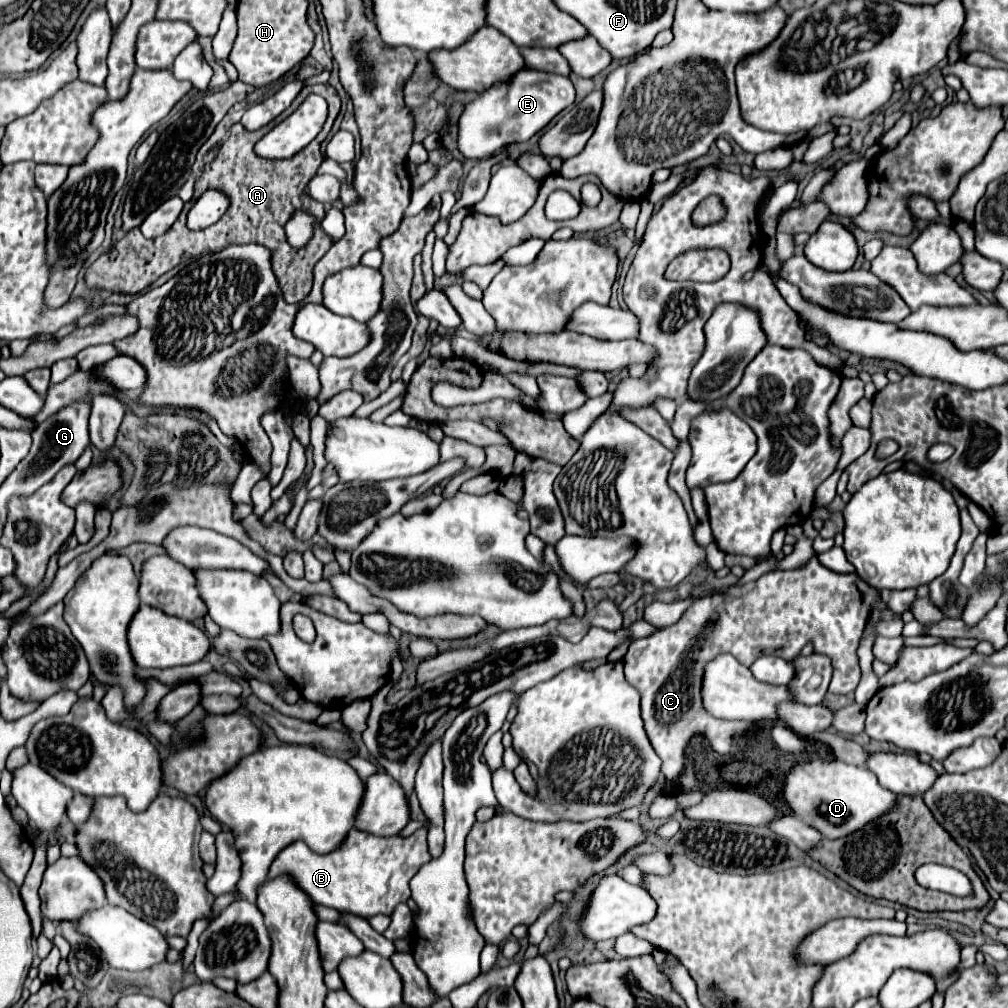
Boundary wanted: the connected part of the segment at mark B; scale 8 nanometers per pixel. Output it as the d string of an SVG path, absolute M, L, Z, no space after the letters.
M419 828L407 838L399 836L375 836L361 830L351 830L347 842L331 854L315 854L303 842L293 842L283 848L269 866L267 878L273 880L287 874L295 884L315 902L339 912L357 914L363 918L375 914L391 914L397 904L407 902L411 896L409 880L417 874L423 862L429 862L427 828Z

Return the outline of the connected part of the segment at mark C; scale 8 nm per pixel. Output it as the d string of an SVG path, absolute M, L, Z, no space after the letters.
M817 556L809 558L809 562L795 570L773 570L763 574L759 580L729 588L725 594L707 596L697 600L673 626L667 626L655 632L649 638L641 638L631 642L625 664L625 678L631 686L635 686L641 694L641 718L647 738L659 754L663 766L661 772L667 780L675 780L683 772L683 752L689 740L695 734L703 734L711 740L711 746L719 754L735 754L747 746L747 738L751 738L759 728L753 722L745 720L717 720L703 710L701 704L701 676L703 666L711 658L723 652L731 652L741 664L751 666L755 658L761 654L773 654L781 658L797 658L805 644L813 644L815 654L825 654L831 658L833 676L829 684L829 692L833 694L849 694L857 688L861 670L857 662L857 642L863 634L867 618L873 610L877 590L863 582L857 574L837 574L825 568Z

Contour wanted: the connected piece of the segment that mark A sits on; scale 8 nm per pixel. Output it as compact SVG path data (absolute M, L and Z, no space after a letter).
M329 84L305 86L305 94L309 96L311 92L323 96L327 100L329 114L327 114L327 122L325 122L323 130L319 132L319 136L315 136L315 140L311 140L309 146L305 146L295 158L281 158L281 160L259 158L253 150L253 144L259 142L259 132L249 132L241 124L233 124L229 128L227 140L219 148L219 154L215 156L213 162L209 162L205 166L203 174L195 182L195 196L193 196L193 200L197 200L207 190L219 190L231 202L231 194L233 194L233 202L229 204L227 212L221 216L221 220L215 222L213 226L207 226L205 230L197 230L197 232L189 230L185 224L185 216L193 204L193 200L191 200L185 204L181 216L175 220L175 224L163 236L147 240L139 228L127 232L109 252L101 254L87 268L87 274L85 274L87 286L107 288L111 292L121 292L121 294L137 294L143 288L151 286L159 276L163 276L165 272L169 272L171 268L175 268L177 264L181 264L189 258L219 252L231 244L255 242L255 244L267 246L273 252L273 258L271 258L273 272L281 284L285 300L301 302L311 292L315 262L319 262L319 258L333 246L333 242L331 242L331 236L327 236L323 230L317 230L307 248L295 250L285 240L283 226L291 218L291 214L299 208L307 208L307 212L311 212L311 214L325 214L324 205L310 196L305 196L303 190L305 190L307 182L315 176L319 164L323 162L319 144L329 134L337 114L339 114L339 106L341 106L341 100L339 100L335 88Z

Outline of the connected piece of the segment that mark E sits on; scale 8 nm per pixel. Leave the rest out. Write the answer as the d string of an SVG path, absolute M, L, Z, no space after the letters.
M523 68L515 78L495 82L491 90L485 90L465 106L459 118L457 148L467 160L485 160L507 144L527 142L573 102L575 88L567 76Z

